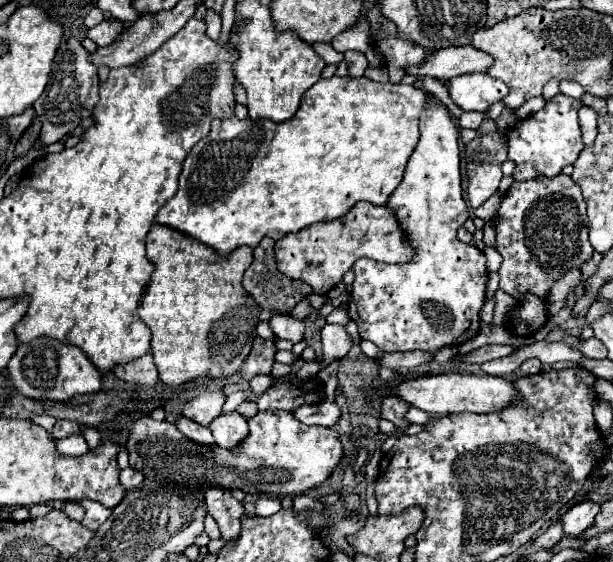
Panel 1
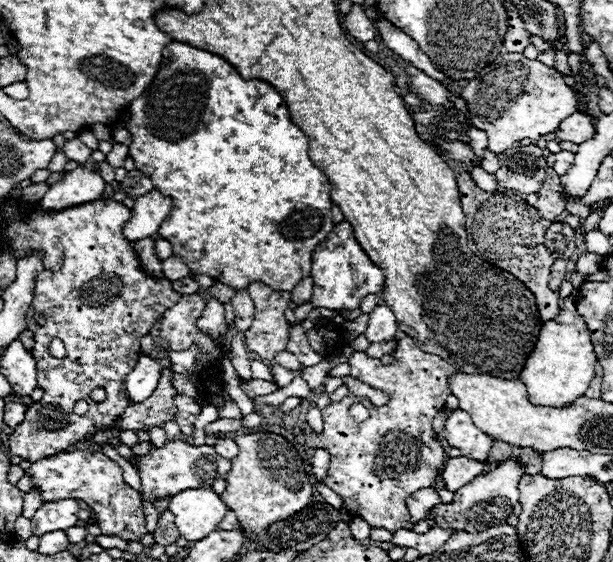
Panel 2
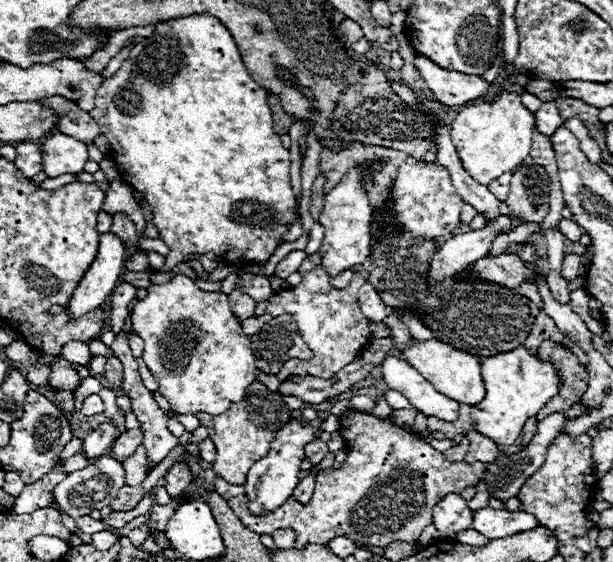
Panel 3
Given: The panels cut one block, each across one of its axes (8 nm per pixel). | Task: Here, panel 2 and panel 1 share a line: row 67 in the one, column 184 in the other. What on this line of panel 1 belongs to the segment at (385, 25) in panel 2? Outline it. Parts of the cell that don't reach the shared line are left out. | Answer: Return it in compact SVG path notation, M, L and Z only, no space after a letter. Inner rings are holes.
M178 416L176 418L176 428L190 440L200 442L200 444L214 444L212 432L208 428L204 428L202 424L194 424L194 420L188 420L186 416Z

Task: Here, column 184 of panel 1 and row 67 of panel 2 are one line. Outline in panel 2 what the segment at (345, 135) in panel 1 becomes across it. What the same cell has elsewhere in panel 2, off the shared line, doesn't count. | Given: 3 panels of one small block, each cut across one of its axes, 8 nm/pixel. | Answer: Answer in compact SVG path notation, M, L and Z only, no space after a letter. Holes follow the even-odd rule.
M170 42L164 50L164 58L172 58L172 62L162 64L160 70L156 72L152 84L136 98L130 102L130 122L128 130L132 134L132 142L128 144L128 154L136 162L136 170L140 170L144 176L148 176L154 184L156 190L160 190L164 196L172 198L172 210L168 218L160 224L158 236L172 242L172 252L180 262L184 262L190 270L198 274L208 274L216 278L218 282L224 282L232 286L234 290L246 290L248 284L252 282L262 282L270 286L272 290L278 292L290 292L300 278L310 276L310 258L316 246L330 234L334 228L332 212L330 212L330 182L326 174L314 166L314 162L308 156L308 138L306 134L290 120L290 112L282 96L276 92L276 88L264 80L244 80L238 70L228 64L224 58L218 54L198 50L190 44L184 42Z

